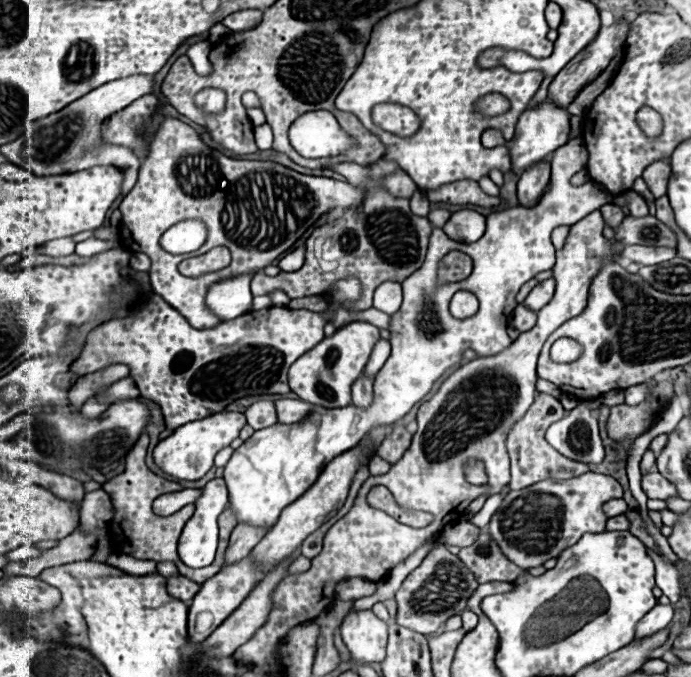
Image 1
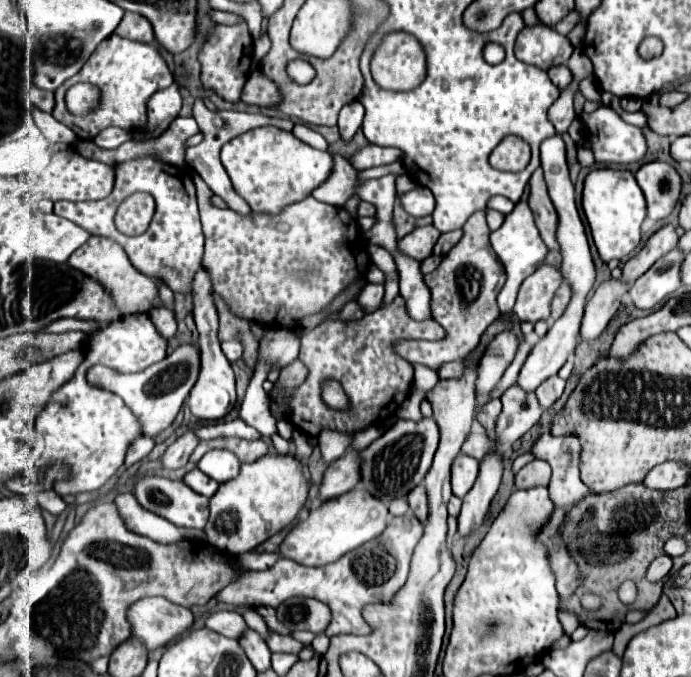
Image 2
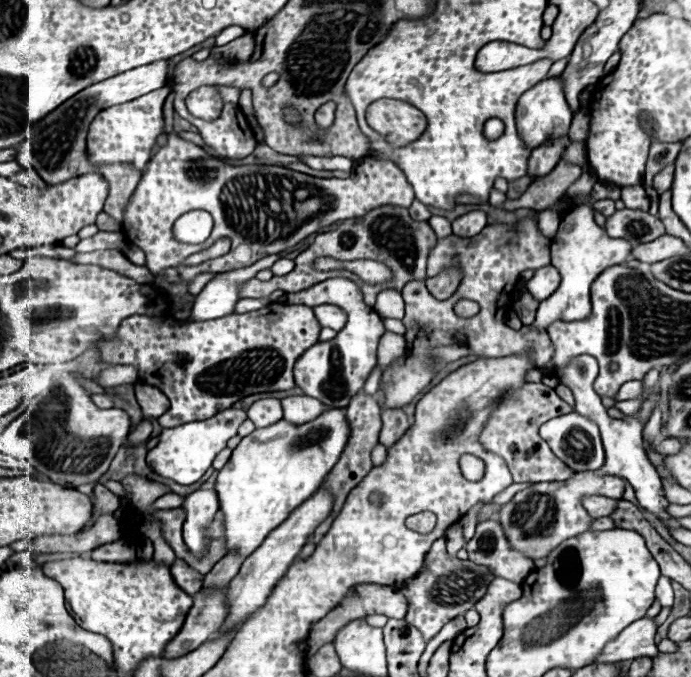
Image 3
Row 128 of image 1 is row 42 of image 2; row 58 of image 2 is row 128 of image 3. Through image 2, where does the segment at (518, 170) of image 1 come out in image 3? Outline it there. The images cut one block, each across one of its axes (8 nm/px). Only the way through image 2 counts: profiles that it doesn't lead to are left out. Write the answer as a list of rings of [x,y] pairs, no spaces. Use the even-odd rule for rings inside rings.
[[[560,76],[546,78],[534,84],[530,90],[526,90],[526,94],[522,94],[516,106],[516,122],[518,122],[518,132],[522,134],[522,138],[526,140],[530,148],[536,148],[538,144],[550,138],[568,136],[568,128],[572,122],[572,110],[566,104],[566,98],[562,94],[562,78]]]

